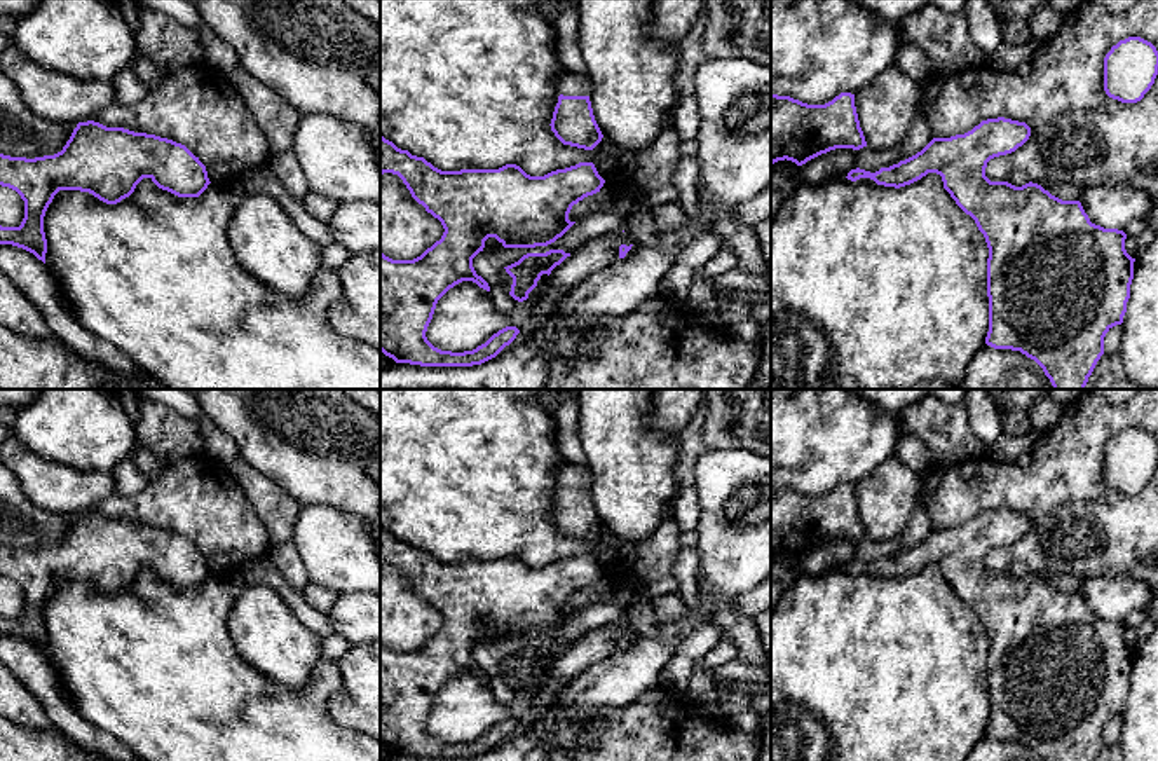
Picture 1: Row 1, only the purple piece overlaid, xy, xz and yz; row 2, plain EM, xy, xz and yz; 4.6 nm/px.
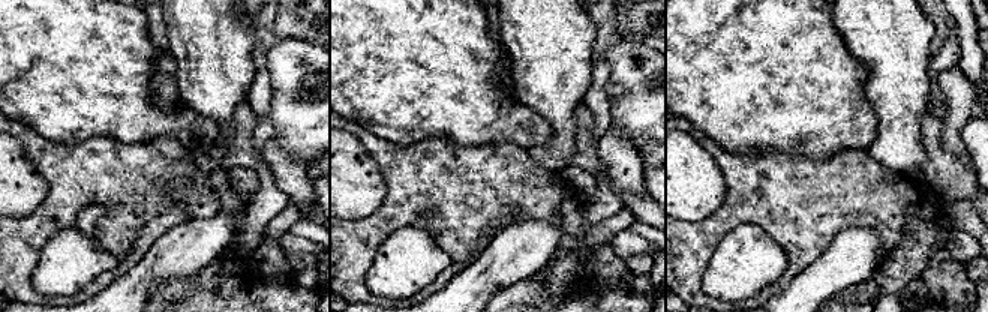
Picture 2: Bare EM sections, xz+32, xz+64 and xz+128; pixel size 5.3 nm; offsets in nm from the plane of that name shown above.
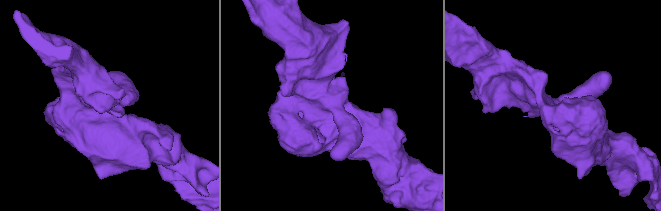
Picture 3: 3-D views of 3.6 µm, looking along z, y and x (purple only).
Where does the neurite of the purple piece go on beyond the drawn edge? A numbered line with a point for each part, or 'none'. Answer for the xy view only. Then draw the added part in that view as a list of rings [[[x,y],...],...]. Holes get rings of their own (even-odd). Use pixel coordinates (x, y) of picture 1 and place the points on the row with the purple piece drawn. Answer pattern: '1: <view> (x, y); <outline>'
none

